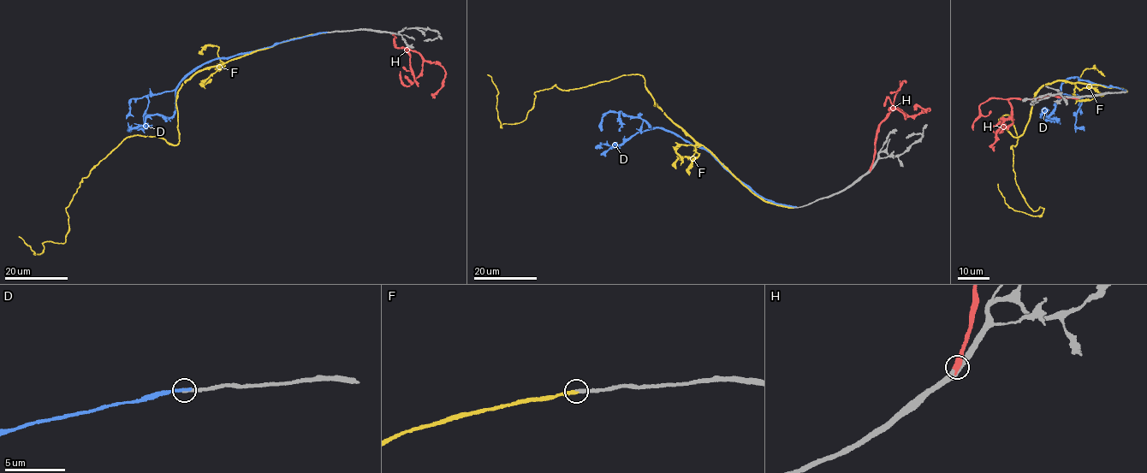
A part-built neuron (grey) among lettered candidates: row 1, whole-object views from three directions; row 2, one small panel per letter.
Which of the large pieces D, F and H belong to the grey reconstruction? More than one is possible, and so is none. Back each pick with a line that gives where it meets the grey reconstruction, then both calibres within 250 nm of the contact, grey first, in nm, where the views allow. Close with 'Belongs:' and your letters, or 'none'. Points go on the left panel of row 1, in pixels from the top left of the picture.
F: Touches grey at (323, 32). Thickness 220 nm (grey) against 260 nm
Belongs: F

